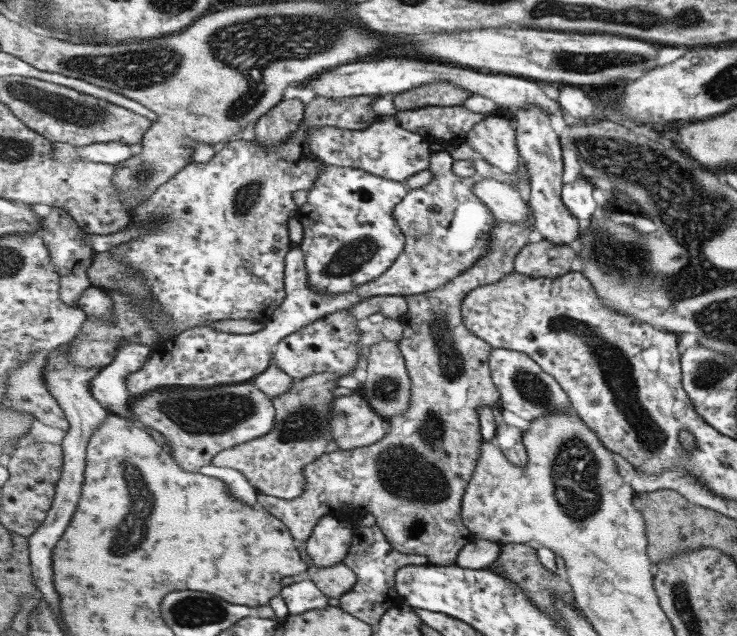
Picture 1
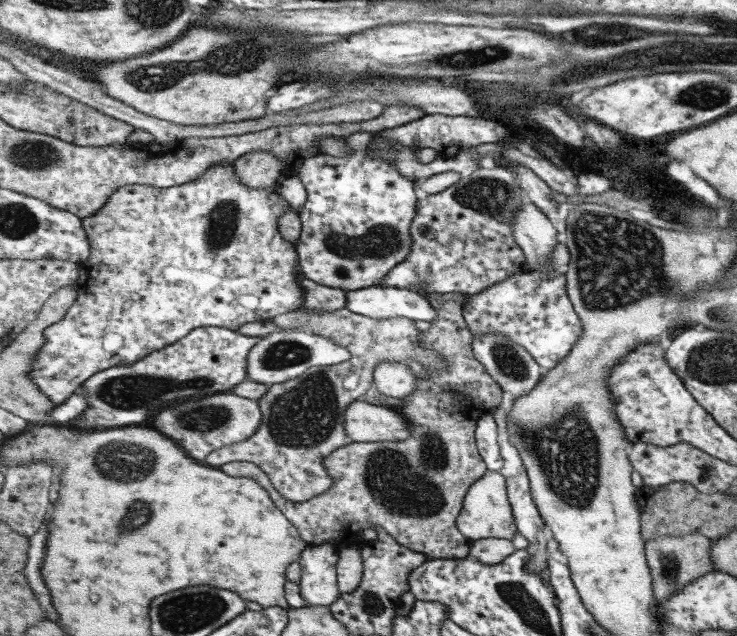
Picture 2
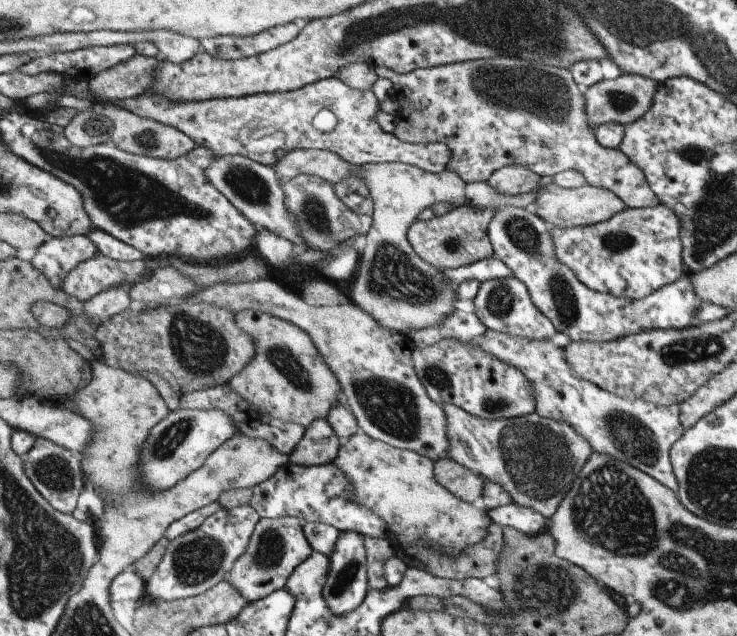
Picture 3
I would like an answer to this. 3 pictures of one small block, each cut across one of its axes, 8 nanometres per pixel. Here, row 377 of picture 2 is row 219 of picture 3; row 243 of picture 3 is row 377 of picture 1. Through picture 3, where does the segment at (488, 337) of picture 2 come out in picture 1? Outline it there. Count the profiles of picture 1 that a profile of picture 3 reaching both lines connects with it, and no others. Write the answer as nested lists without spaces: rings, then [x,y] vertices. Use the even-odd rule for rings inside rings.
[[[493,349],[493,354],[489,357],[489,366],[492,367],[493,380],[501,393],[502,408],[513,412],[526,421],[535,421],[537,418],[548,416],[553,411],[566,411],[571,408],[570,397],[565,392],[564,388],[552,374],[545,372],[543,367],[531,358],[528,354],[517,350],[509,349]]]

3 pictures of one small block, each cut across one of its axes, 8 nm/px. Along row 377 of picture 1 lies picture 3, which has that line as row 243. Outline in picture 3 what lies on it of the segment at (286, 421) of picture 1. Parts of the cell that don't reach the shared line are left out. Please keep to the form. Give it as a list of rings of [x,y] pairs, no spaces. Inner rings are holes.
[[[301,174],[289,181],[282,181],[285,206],[299,220],[301,234],[307,246],[313,250],[331,250],[349,238],[366,235],[374,223],[374,215],[357,214],[336,195],[332,182],[317,175]]]

